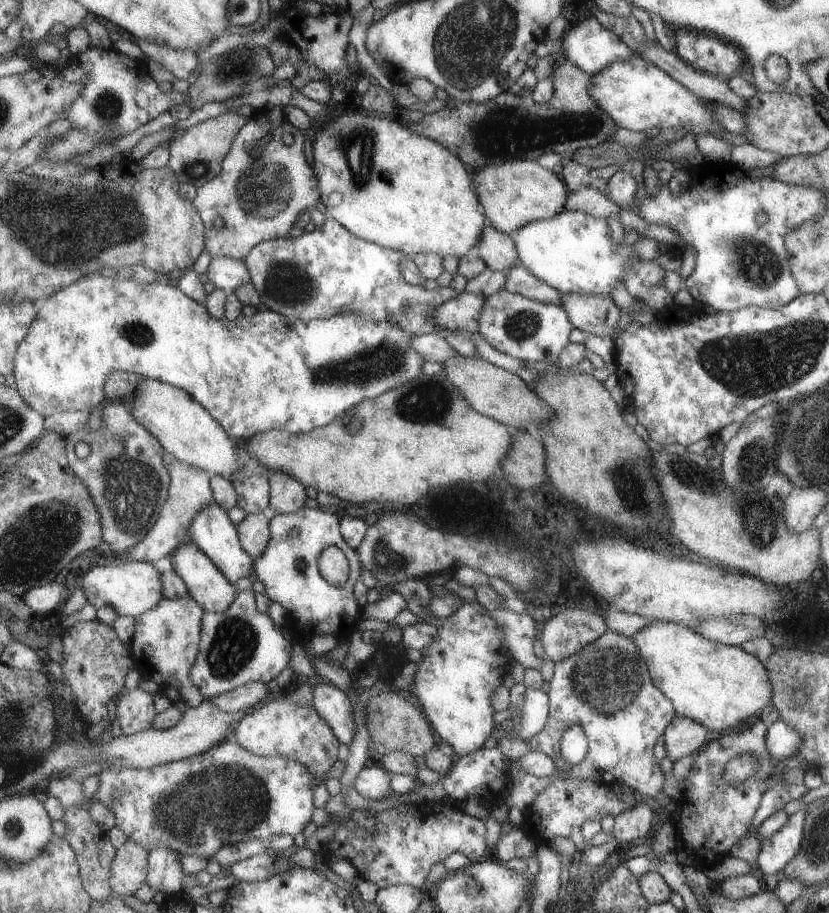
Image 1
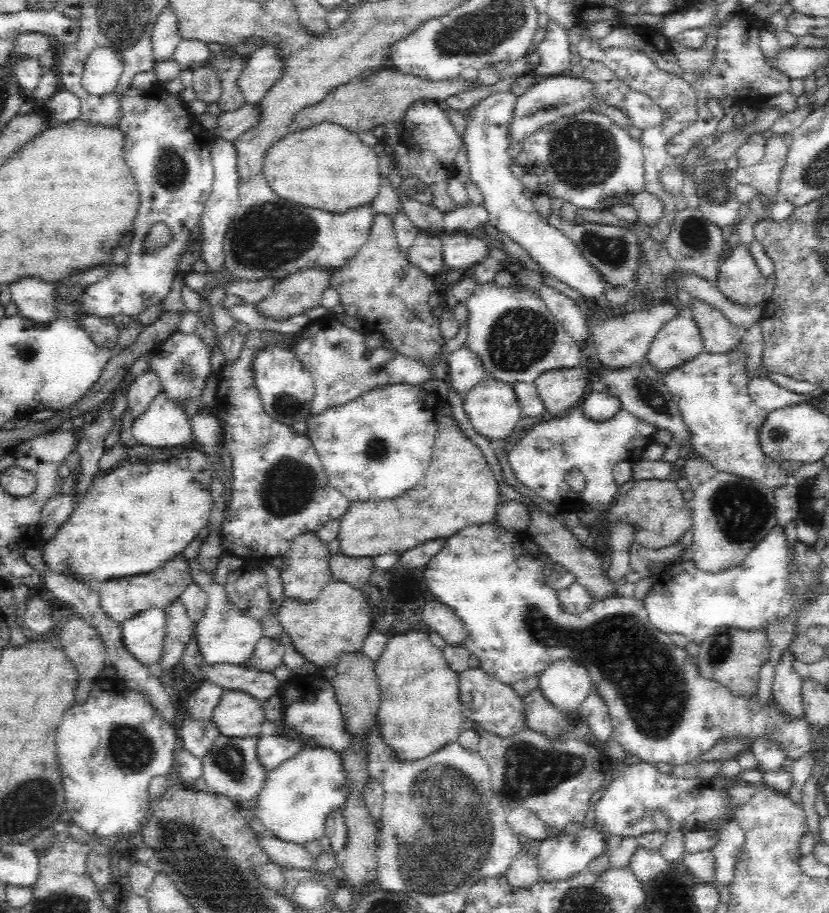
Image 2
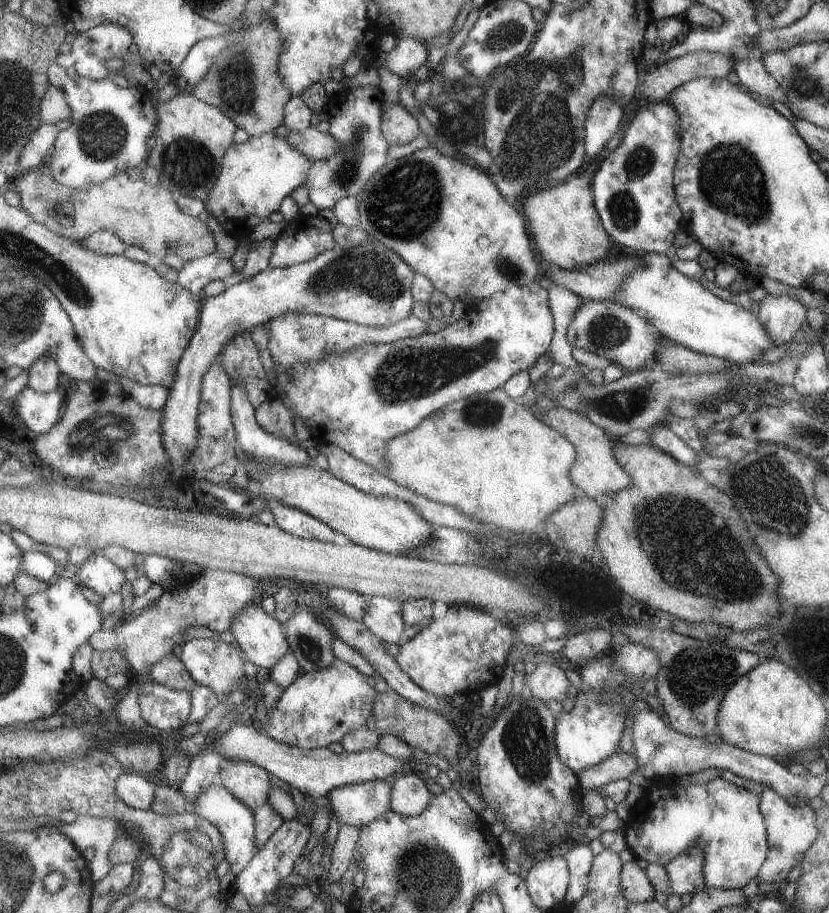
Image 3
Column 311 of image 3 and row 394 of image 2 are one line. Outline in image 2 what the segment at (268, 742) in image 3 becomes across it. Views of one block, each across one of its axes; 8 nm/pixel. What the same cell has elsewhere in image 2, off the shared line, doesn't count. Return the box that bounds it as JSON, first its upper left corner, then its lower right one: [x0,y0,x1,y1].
[747,376,804,413]

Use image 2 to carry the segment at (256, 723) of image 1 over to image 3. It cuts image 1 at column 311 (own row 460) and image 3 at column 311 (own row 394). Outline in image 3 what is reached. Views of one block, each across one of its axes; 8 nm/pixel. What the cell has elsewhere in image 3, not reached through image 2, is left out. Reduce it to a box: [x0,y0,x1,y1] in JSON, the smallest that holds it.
[265,659,379,751]

